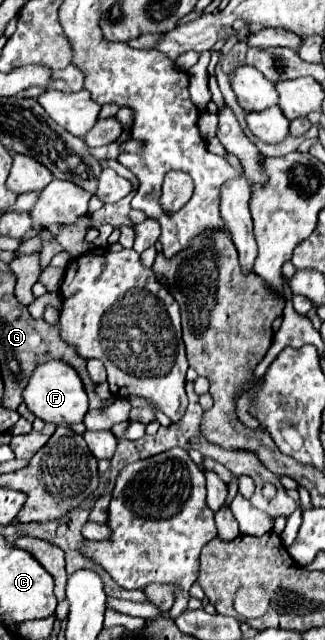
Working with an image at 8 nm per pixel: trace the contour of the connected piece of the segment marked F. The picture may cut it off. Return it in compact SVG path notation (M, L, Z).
M58 359L40 363L34 369L22 397L28 409L44 423L54 423L54 425L80 423L88 411L88 397L86 397L86 391L78 373L68 363L62 363Z

